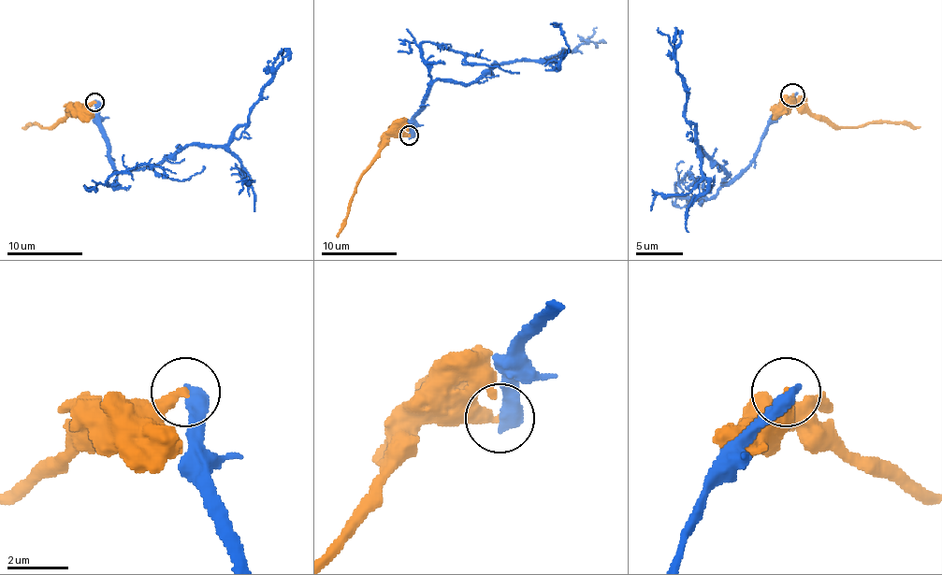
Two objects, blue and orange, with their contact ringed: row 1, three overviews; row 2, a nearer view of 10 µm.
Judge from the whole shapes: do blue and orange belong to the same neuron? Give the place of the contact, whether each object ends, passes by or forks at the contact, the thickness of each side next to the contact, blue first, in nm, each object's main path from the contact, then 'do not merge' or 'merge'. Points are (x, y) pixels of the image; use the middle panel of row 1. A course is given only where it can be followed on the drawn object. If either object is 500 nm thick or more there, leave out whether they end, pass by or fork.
at (409, 136); 550 nm thick on the blue side, 360 nm on the other; blue runs (410, 136), (410, 122), (421, 111), (434, 81), (477, 81), (503, 63), (553, 58), (586, 41), (603, 43); orange runs (410, 136), (390, 136), (364, 173), (353, 195), (345, 226), (338, 237); do not merge

